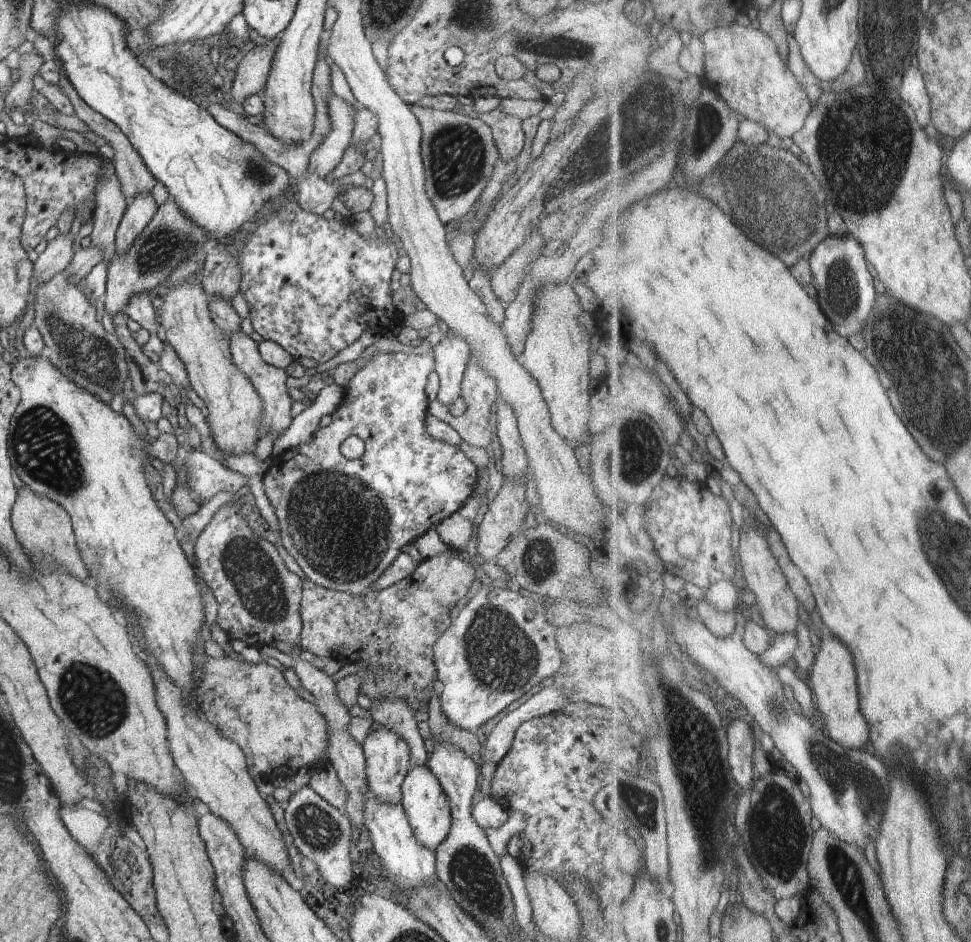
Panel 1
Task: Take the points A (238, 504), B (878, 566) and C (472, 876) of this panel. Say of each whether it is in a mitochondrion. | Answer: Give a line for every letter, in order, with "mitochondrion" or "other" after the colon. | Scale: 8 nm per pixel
A: other
B: other
C: mitochondrion

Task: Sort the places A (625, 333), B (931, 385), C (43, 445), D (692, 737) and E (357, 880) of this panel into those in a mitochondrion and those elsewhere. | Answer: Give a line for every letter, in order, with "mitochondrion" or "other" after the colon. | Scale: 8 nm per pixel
A: other
B: mitochondrion
C: mitochondrion
D: mitochondrion
E: other

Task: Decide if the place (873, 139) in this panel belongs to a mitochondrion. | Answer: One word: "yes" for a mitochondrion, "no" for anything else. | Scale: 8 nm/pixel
yes

